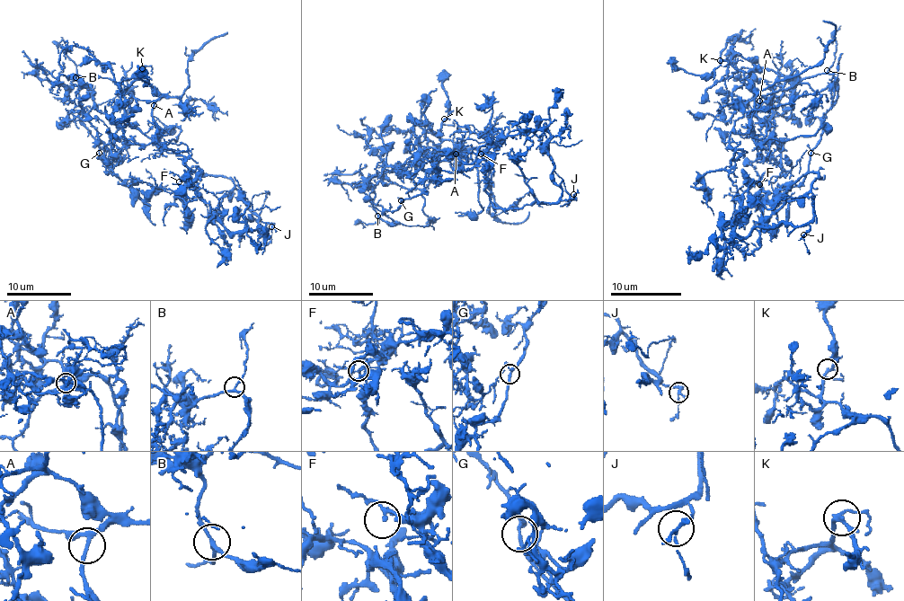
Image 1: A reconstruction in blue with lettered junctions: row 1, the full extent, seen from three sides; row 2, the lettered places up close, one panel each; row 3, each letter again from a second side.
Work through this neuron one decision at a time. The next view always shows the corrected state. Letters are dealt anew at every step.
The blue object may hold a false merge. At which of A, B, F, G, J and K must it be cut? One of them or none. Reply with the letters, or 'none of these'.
none of these

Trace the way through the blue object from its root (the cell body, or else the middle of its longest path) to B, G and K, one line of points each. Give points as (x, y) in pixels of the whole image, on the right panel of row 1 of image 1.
B: (803, 179), (810, 150), (821, 135), (823, 113), (836, 101), (837, 93), (837, 81), (827, 70)
G: (803, 179), (810, 152)
K: (803, 179), (837, 81), (818, 74), (795, 83), (786, 77), (793, 70), (790, 88), (759, 95), (720, 60)

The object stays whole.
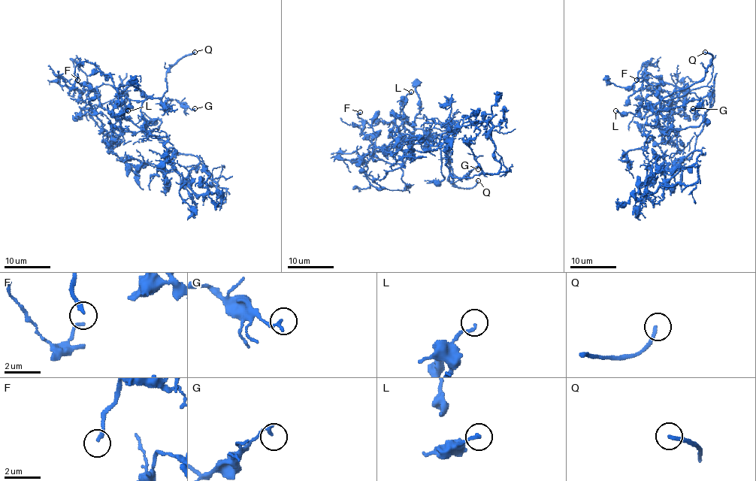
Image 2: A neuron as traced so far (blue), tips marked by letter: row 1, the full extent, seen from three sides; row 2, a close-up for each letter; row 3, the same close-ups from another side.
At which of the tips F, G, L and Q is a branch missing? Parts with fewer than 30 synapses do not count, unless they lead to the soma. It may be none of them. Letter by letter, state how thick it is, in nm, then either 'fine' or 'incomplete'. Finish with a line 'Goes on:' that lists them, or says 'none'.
F: calibre 180 nm; fine
G: calibre 170 nm; fine
L: calibre 140 nm; fine
Q: calibre 180 nm; incomplete
Goes on: Q

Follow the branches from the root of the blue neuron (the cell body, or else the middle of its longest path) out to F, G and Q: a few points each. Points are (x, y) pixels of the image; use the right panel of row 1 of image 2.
F: (692, 155), (714, 91), (686, 92), (684, 84), (682, 96), (663, 101), (642, 86), (648, 61), (636, 80)
G: (692, 155), (714, 91), (686, 92), (684, 84), (682, 96), (660, 98), (662, 110), (701, 99), (693, 108)
Q: (692, 155), (714, 91), (686, 92), (684, 84), (682, 96), (660, 98), (705, 76), (712, 58), (705, 52)

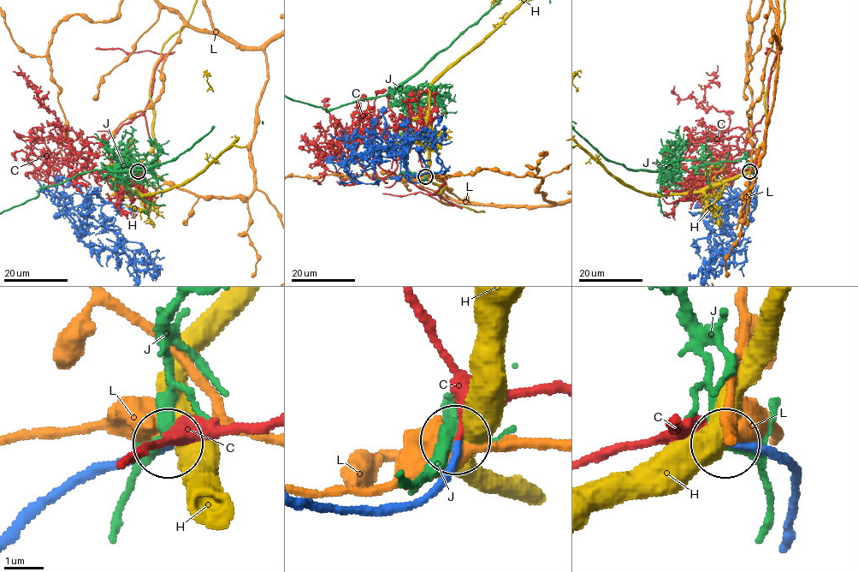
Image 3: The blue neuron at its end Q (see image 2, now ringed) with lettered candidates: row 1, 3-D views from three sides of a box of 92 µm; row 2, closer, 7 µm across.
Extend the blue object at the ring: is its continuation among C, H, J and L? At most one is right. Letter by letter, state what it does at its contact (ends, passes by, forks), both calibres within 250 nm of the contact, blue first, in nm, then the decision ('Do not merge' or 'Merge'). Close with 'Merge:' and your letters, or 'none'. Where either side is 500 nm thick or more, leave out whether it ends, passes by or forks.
C: It ends there. Thickness 190 nm (blue) against 280 nm. Merge
H: Thickness 190 nm (blue) against 550 nm. Do not merge
J: It forks there. Thickness 260 nm (blue) against 280 nm. Do not merge
L: Thickness 240 nm (blue) against 550 nm. Do not merge
Merge: C

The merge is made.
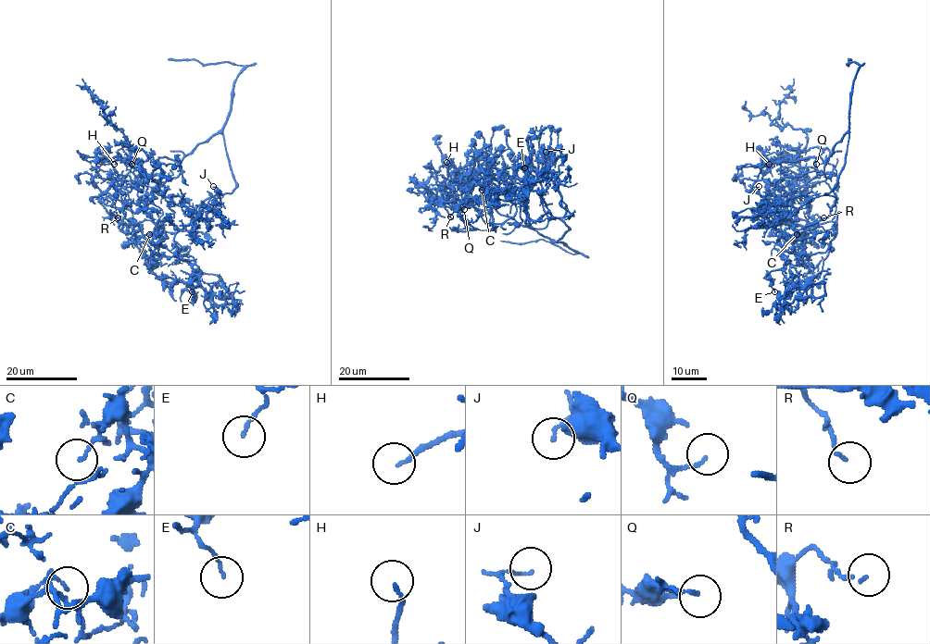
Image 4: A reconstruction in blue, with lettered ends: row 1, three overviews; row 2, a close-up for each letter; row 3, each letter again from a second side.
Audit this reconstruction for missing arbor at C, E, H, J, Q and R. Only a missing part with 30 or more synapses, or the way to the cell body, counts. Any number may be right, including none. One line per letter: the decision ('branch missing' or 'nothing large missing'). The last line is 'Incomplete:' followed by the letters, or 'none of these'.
C: nothing large missing
E: nothing large missing
H: branch missing
J: nothing large missing
Q: nothing large missing
R: nothing large missing
Incomplete: H

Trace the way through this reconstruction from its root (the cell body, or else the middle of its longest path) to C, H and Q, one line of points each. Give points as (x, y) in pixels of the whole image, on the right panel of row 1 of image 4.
C: (827, 216), (795, 230), (798, 238), (794, 247), (799, 253), (801, 247), (796, 236), (791, 236), (797, 234)
H: (827, 216), (797, 230), (787, 220), (783, 223), (788, 189), (806, 184), (817, 170), (787, 158), (769, 164)
Q: (827, 216), (797, 230), (787, 220), (782, 222), (788, 189), (802, 175), (799, 161), (814, 157), (816, 164)

